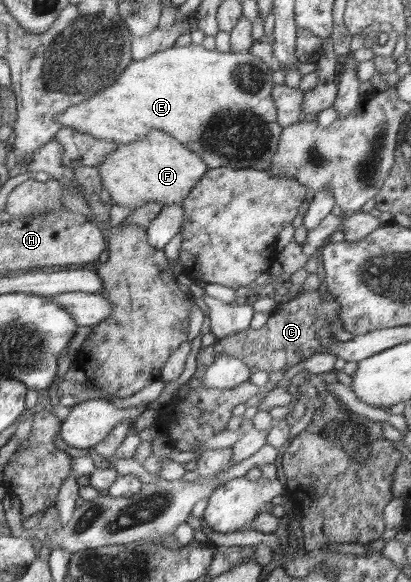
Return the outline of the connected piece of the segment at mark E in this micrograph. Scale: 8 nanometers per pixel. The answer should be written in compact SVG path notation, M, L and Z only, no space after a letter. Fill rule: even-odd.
M202 44L177 45L161 50L144 60L129 64L116 83L97 92L88 100L61 112L61 127L71 127L96 139L123 144L147 137L153 129L168 133L199 154L212 169L257 169L259 163L272 160L278 149L284 127L278 121L272 97L271 65L247 52L209 51Z

